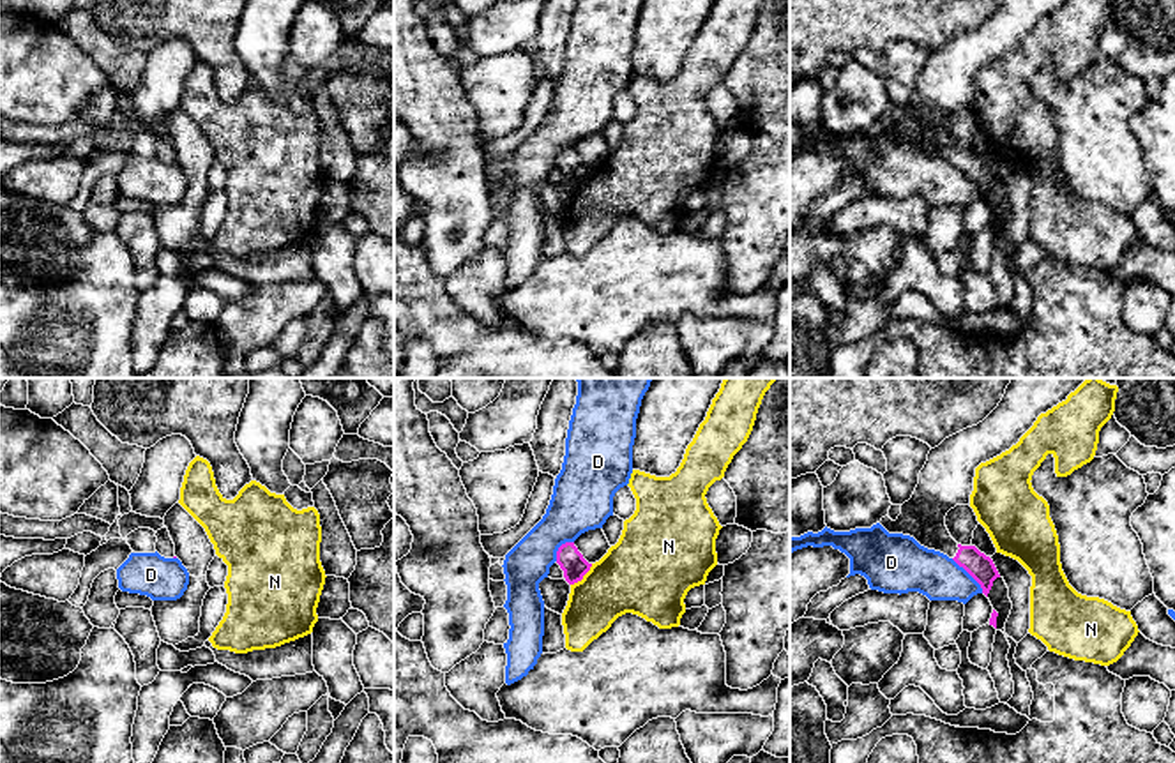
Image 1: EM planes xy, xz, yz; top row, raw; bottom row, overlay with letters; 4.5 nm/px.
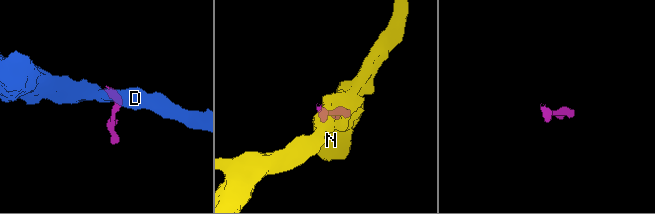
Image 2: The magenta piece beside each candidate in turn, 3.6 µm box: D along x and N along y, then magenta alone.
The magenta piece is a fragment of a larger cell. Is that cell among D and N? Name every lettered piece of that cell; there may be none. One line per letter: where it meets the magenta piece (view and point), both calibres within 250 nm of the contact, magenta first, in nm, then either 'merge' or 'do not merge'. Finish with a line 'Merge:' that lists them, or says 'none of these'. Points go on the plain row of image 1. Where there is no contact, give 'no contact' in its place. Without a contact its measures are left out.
D: meets magenta in yz at (969, 177); 120 nm thick on the magenta side, 220 nm on the other; do not merge
N: meets magenta in xz at (583, 179); 120 nm thick on the magenta side, 360 nm on the other; do not merge
Merge: none of these

